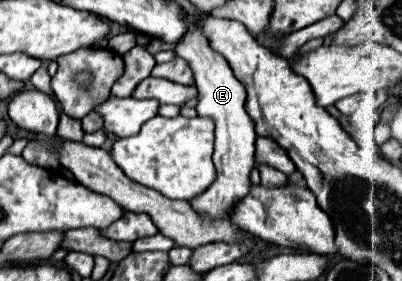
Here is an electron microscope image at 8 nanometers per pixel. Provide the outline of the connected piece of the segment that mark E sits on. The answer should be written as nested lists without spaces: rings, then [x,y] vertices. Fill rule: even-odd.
[[[189,30],[183,42],[177,44],[175,52],[177,56],[185,58],[195,74],[195,88],[199,90],[199,102],[197,102],[197,116],[211,118],[215,124],[215,152],[213,152],[213,164],[217,170],[215,182],[199,196],[191,200],[193,208],[201,214],[209,214],[211,218],[225,218],[231,206],[241,200],[251,186],[249,172],[255,166],[253,162],[253,150],[255,150],[255,128],[253,120],[245,112],[245,88],[243,84],[233,76],[231,68],[227,66],[225,58],[207,48],[207,40],[199,36],[199,30]]]

